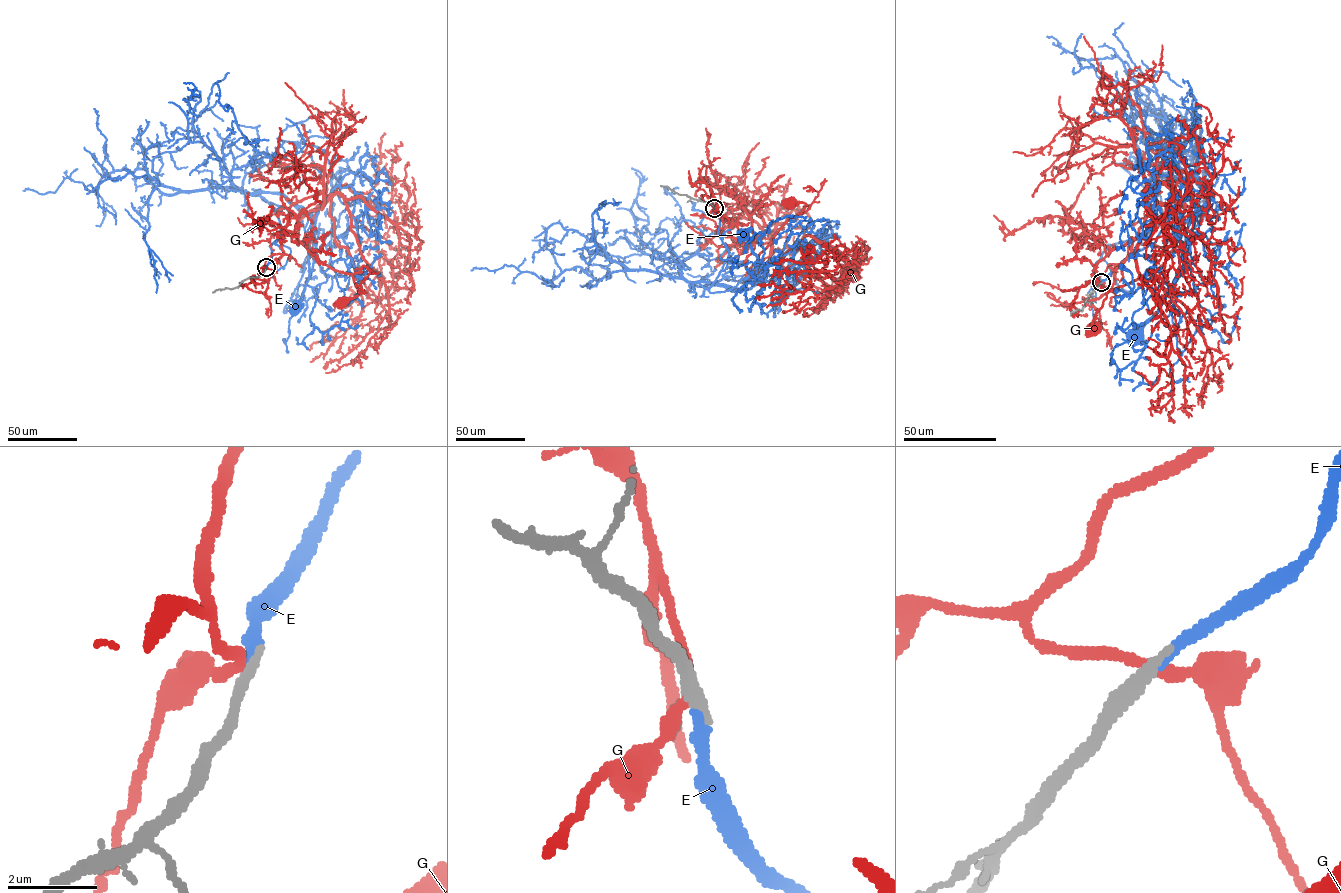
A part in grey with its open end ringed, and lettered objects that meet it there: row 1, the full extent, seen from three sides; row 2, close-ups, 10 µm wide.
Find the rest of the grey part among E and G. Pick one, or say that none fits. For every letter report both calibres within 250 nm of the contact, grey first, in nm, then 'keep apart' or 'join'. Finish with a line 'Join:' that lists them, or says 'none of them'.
E: calibres 240 and 280 nm; join
G: calibres 280 and 240 nm; keep apart
Join: E

